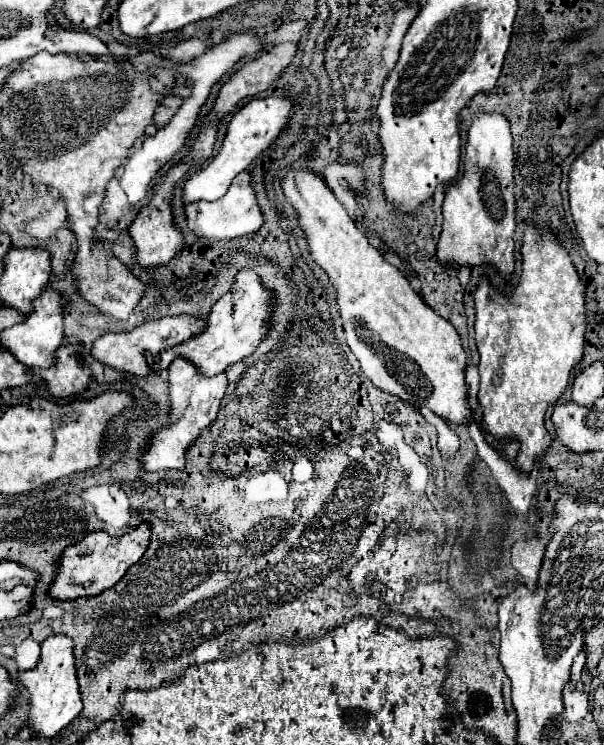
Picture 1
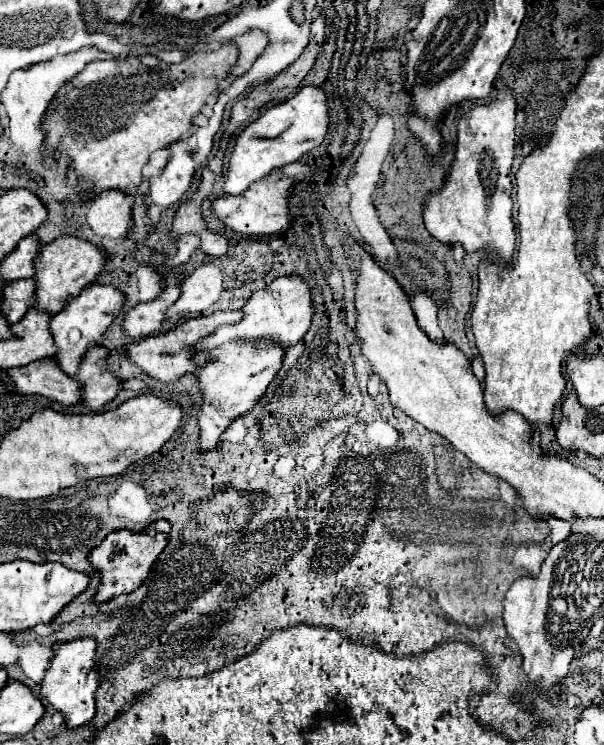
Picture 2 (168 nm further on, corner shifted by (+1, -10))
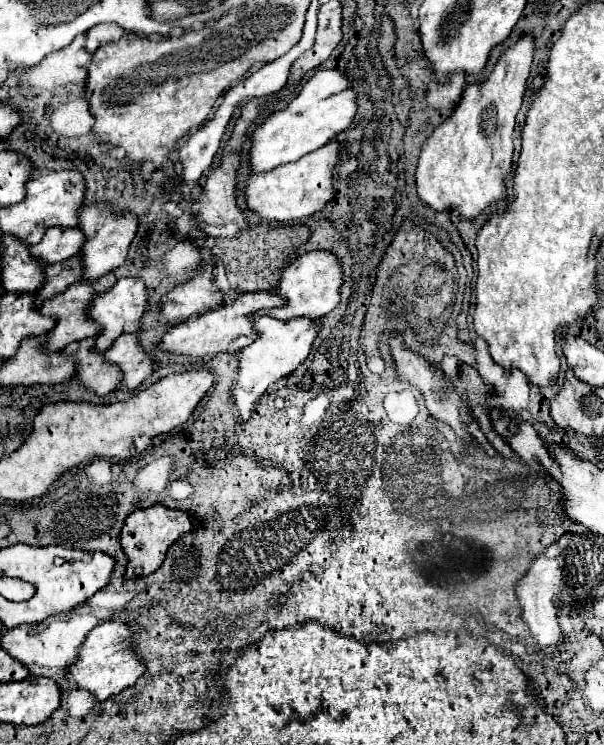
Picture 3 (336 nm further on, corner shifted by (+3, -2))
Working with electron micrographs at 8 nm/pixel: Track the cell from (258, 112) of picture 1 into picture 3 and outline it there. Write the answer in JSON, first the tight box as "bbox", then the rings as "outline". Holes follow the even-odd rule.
{"bbox":[250,70,358,174],"outline":[[[318,70],[302,88],[302,92],[280,112],[266,118],[254,132],[250,166],[260,174],[282,164],[294,162],[308,152],[328,144],[334,136],[344,132],[358,110],[356,92],[350,88],[350,76],[344,70]]]}

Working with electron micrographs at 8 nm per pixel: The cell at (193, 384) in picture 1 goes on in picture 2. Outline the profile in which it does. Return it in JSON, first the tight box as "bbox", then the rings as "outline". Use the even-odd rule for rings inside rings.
{"bbox":[192,342,284,450],"outline":[[[230,342],[212,352],[200,352],[192,360],[198,366],[196,378],[202,396],[198,426],[200,426],[200,450],[212,450],[222,432],[236,416],[248,412],[254,402],[266,392],[272,376],[282,364],[284,348],[278,344],[246,344]]]}

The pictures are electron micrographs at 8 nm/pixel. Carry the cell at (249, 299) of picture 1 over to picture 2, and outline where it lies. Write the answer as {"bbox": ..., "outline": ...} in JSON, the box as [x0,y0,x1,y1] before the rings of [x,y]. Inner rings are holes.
{"bbox":[220,276,312,346],"outline":[[[296,276],[276,278],[264,290],[252,292],[246,300],[244,318],[238,324],[220,328],[220,342],[278,342],[280,346],[294,346],[302,340],[312,320],[312,298],[308,286]]]}

